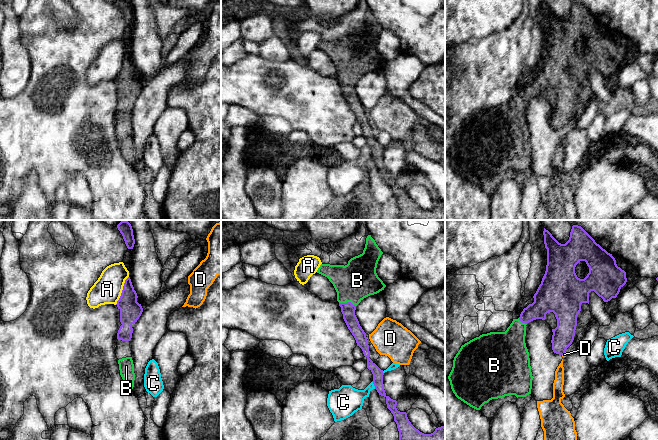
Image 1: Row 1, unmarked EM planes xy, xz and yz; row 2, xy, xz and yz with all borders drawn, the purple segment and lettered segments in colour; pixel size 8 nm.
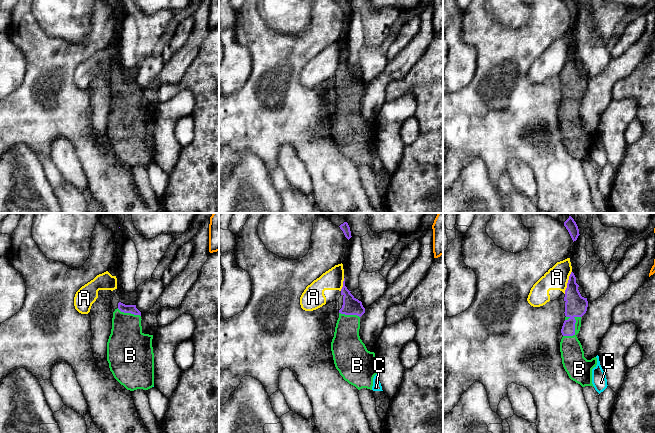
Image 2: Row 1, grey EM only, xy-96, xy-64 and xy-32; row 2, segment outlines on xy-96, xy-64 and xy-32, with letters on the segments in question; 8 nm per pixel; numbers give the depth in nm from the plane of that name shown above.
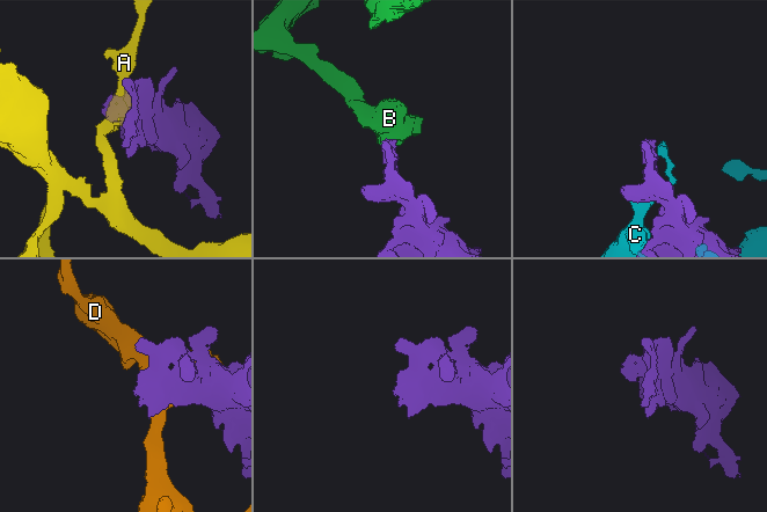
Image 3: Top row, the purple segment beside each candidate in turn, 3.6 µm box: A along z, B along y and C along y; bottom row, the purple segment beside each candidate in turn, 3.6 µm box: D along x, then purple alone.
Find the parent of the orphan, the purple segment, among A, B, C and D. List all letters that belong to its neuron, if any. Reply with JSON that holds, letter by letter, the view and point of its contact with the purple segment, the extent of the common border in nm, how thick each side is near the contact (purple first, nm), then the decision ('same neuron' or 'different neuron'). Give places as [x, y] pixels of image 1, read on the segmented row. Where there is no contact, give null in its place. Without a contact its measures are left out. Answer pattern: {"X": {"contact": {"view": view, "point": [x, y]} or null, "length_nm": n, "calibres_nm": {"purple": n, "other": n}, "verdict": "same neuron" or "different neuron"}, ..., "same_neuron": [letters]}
{"A": {"contact": {"view": "xy", "point": [122, 290]}, "length_nm": 260, "calibres_nm": {"purple": 180, "other": 220}, "verdict": "different neuron"}, "B": {"contact": {"view": "xz", "point": [347, 302]}, "length_nm": 140, "calibres_nm": {"purple": 110, "other": 300}, "verdict": "same neuron"}, "C": {"contact": {"view": "xz", "point": [374, 385]}, "length_nm": 70, "calibres_nm": {"purple": 80, "other": 220}, "verdict": "different neuron"}, "D": {"contact": {"view": "yz", "point": [563, 354]}, "length_nm": 30, "calibres_nm": {"purple": 180, "other": 20}, "verdict": "different neuron"}, "same_neuron": ["B"]}

